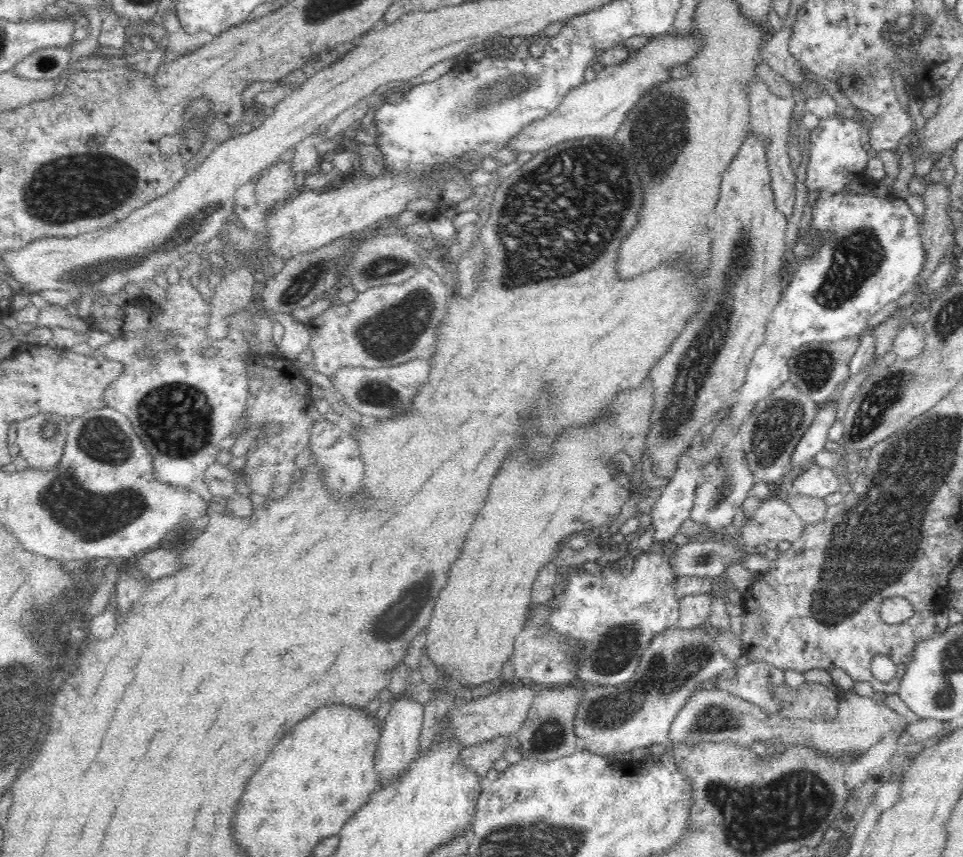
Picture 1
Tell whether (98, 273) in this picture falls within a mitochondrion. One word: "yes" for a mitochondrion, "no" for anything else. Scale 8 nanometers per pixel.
yes

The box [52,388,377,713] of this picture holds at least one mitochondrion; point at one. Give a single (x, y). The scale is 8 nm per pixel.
(101, 437)

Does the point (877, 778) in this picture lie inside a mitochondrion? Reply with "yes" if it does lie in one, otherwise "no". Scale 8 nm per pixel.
no

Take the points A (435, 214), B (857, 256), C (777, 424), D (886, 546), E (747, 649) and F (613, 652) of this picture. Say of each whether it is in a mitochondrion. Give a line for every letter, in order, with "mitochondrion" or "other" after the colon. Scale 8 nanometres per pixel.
A: other
B: mitochondrion
C: mitochondrion
D: mitochondrion
E: other
F: mitochondrion

